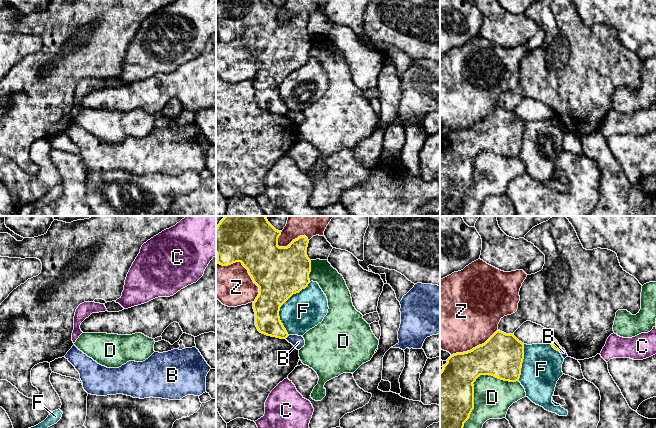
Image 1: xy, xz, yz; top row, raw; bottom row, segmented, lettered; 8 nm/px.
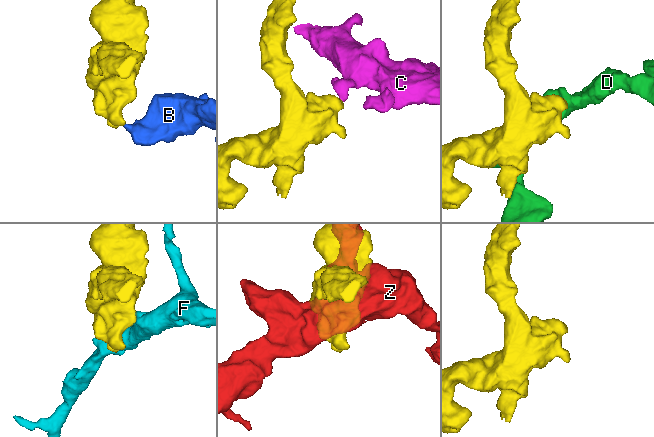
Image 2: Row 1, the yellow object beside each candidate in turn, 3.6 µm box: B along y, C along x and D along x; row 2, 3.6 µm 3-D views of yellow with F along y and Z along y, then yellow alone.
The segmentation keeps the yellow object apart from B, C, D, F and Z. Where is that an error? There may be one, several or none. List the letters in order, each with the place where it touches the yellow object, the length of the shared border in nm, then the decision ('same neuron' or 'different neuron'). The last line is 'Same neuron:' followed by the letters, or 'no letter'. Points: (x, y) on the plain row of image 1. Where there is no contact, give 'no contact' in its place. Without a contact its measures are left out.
B: meets yellow in xz at (287, 112); contact 50 nm long; different neuron
C: meets yellow in yz at (556, 118); contact 60 nm long; different neuron
D: meets yellow in yz at (473, 164); contact 650 nm long; different neuron
F: meets yellow in xz at (281, 81); contact 460 nm long; different neuron
Z: meets yellow in xz at (248, 47); contact 420 nm long; different neuron
Same neuron: no letter

